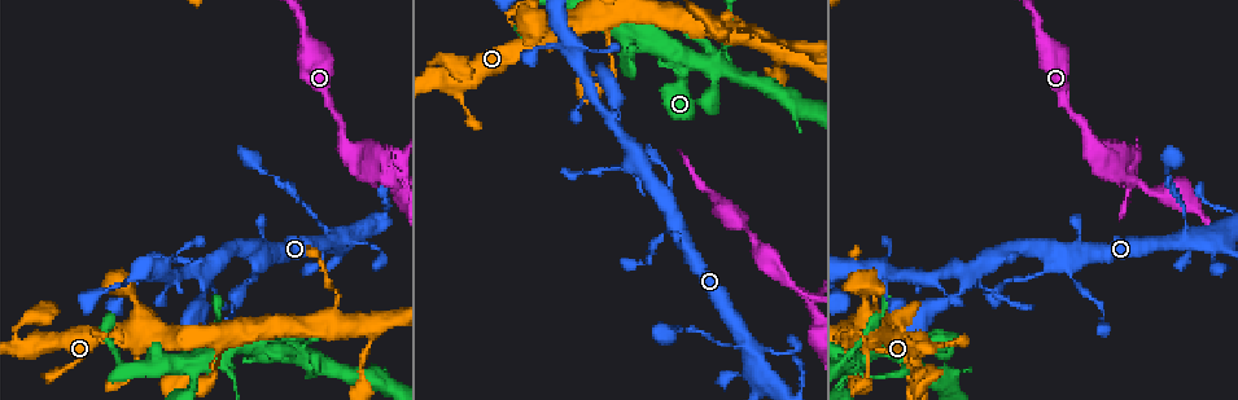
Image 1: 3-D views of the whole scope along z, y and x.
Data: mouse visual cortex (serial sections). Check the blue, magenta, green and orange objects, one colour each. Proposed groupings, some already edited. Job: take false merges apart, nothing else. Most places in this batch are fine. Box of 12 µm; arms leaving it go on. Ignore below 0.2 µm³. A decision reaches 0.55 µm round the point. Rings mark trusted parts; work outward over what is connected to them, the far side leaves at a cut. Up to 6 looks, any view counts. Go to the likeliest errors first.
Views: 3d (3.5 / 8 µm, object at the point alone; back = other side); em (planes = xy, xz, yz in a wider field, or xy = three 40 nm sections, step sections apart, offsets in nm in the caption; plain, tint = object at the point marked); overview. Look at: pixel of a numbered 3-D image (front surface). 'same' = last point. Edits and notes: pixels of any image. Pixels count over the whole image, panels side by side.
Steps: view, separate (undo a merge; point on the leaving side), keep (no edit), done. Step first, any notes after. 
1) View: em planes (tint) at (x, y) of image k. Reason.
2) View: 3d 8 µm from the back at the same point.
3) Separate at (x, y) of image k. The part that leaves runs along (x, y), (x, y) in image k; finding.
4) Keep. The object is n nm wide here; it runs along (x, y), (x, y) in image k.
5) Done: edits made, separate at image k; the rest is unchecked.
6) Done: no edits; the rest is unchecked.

View: 3d 3.5 µm at (334, 241) of image 1.

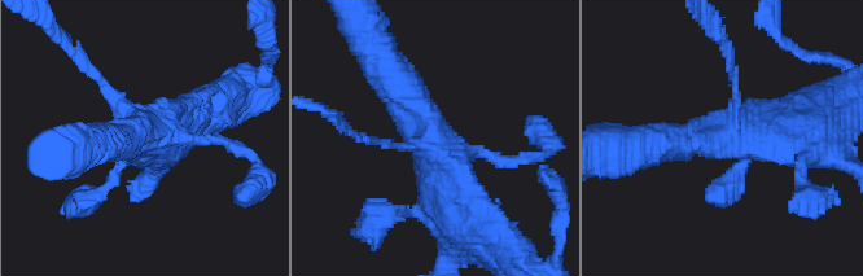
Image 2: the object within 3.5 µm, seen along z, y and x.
View: em xy step 1 (tint) at (139, 133) of image 2. Shape alone is not enough.

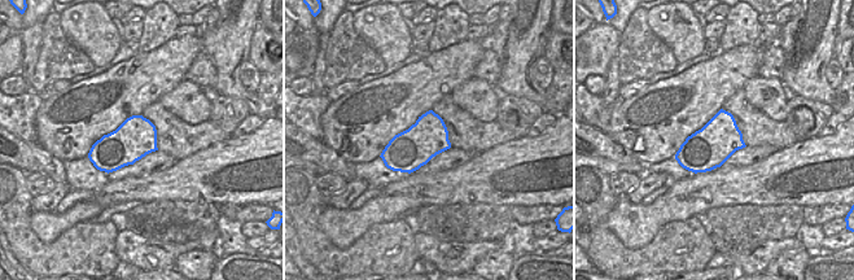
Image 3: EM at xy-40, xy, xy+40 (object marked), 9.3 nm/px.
Keep. It runs along (386, 70), (417, 110), (465, 223) in image 2; one cell here.

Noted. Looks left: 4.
View: 3d 3.5 µm at (389, 180) of image 1. Arms part here.

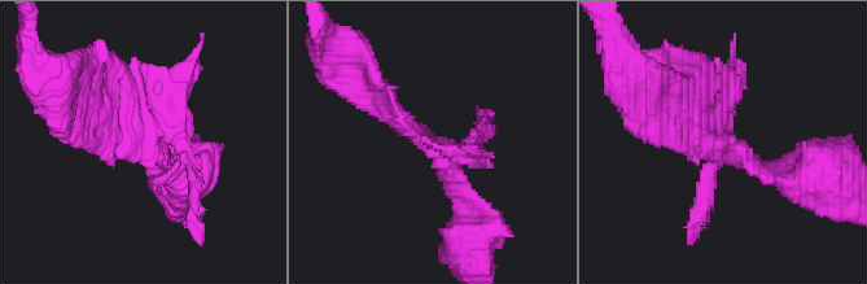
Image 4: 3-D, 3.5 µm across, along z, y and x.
View: em xy step 5 (plain) at (439, 144) of image 4. 3 arms meet here; the arms are 150, 200, 300 nm wide; now the EM.

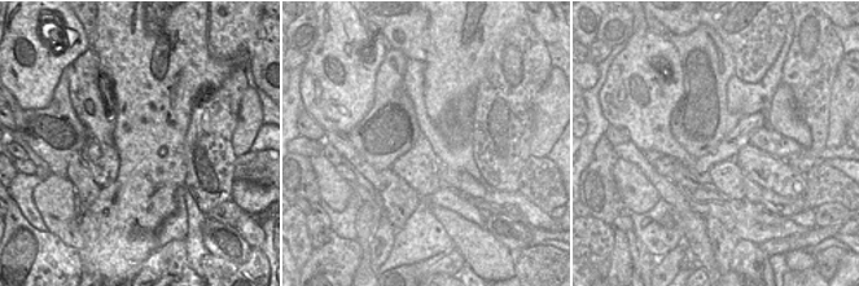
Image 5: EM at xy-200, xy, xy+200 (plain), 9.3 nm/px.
View: em xy step 5 (tint) at the same point.

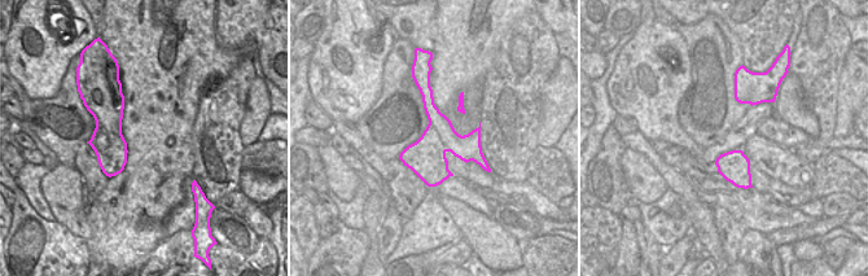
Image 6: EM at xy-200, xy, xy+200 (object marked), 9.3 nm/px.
Keep. It runs along (426, 79), (433, 183) in image 6; continuous, no second cell.

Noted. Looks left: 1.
Done: no edits; the rest is unchecked.

